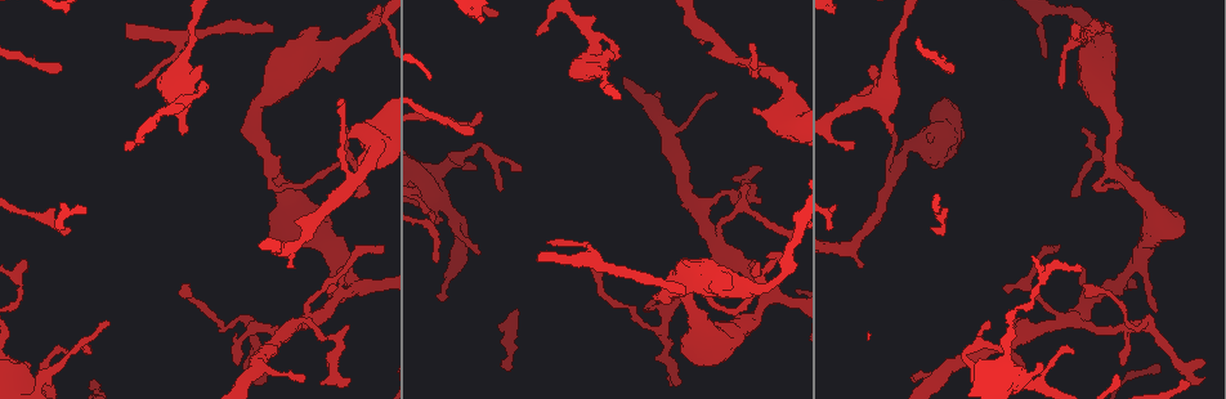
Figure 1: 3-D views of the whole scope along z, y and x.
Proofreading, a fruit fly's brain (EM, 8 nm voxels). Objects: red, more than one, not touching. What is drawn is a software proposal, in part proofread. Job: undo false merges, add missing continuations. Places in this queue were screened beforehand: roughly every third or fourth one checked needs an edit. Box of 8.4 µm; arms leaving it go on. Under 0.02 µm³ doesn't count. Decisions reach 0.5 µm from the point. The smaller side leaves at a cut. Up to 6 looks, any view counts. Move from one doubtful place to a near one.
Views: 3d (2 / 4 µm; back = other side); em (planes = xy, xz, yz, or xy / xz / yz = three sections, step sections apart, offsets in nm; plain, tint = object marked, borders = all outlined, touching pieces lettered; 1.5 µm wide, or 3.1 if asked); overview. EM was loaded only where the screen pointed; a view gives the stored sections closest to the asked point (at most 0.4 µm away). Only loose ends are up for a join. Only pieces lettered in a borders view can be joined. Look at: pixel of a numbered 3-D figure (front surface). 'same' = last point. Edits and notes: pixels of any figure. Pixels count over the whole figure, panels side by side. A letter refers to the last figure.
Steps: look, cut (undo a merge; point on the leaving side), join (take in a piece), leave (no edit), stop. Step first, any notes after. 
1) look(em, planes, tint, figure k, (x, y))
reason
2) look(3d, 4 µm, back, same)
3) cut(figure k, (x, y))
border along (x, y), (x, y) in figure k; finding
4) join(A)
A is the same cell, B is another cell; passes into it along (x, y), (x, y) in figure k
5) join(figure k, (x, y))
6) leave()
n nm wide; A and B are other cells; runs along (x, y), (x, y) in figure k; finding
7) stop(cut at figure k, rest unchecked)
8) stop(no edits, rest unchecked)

look(3d, 2 µm, figure 1, (439, 298))
free end

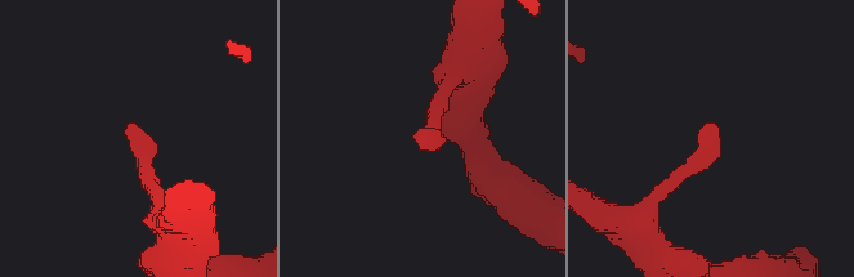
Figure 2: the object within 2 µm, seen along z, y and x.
look(em, planes, plain, figure 2, (714, 123))
now the EM

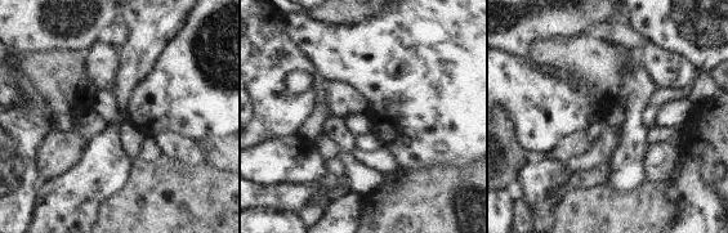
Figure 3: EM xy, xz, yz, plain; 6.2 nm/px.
look(em, planes, borders, same)
see the neighbours

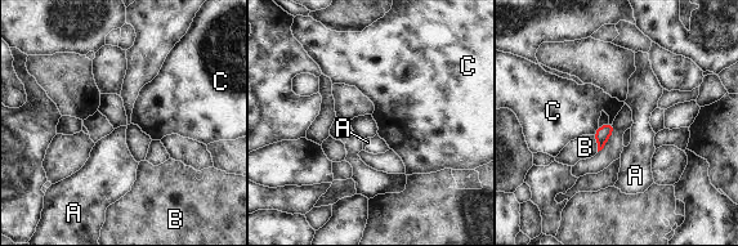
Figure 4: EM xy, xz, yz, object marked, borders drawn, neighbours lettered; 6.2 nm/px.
leave()
A, B and C are other cells; border along (598, 126), (593, 134) in figure 4; no lettered piece goes on from it

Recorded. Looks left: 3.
look(3d, 4 µm, figure 1, (722, 253))
four-way junction

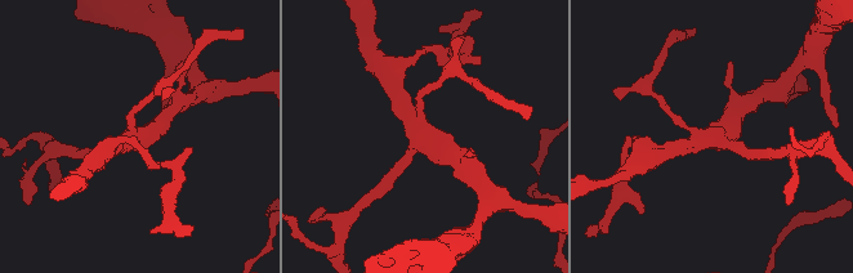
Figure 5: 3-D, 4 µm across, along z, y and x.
look(em, planes, tint, figure 5, (140, 138))
4 arms; need the tissue

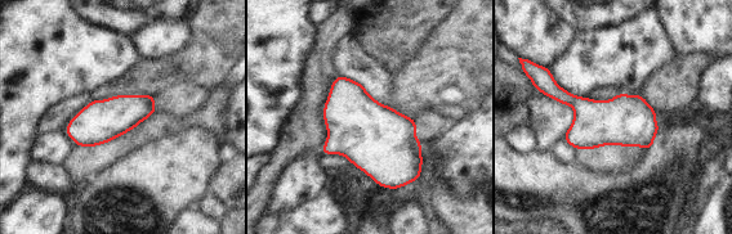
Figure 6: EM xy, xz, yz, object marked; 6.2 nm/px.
look(em, planes, borders, same)
what lies round it

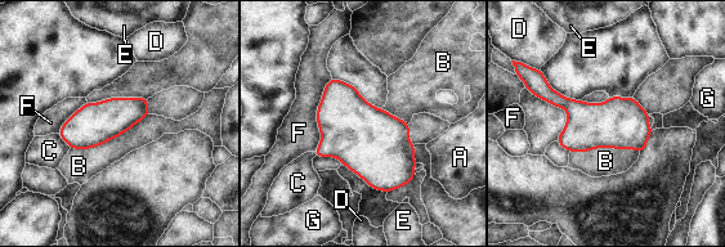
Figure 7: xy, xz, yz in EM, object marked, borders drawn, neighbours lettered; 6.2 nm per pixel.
leave()
240 nm wide; A, B, C, D, E, F and G are other cells; border along (150, 113), (98, 146), (70, 149) in figure 7; all the same neuron

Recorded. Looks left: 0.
stop(no edits, rest unchecked)

